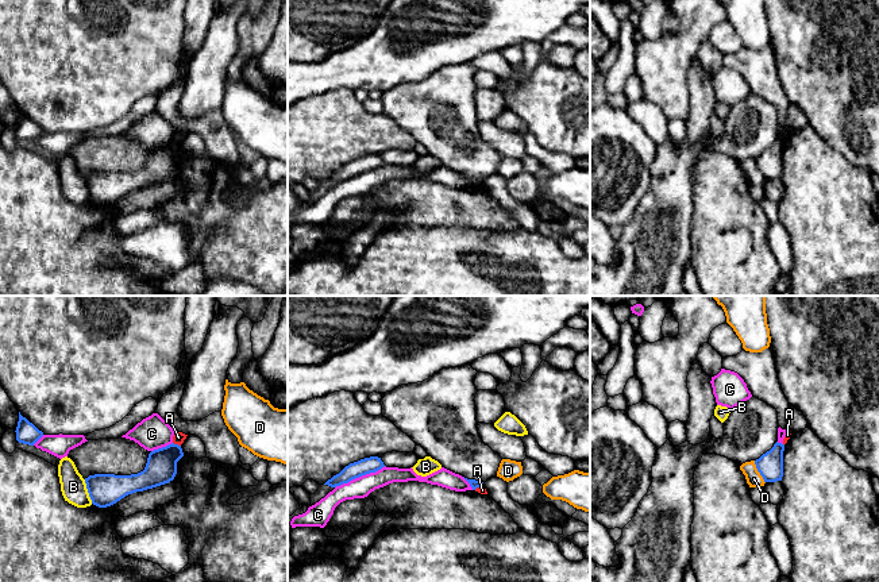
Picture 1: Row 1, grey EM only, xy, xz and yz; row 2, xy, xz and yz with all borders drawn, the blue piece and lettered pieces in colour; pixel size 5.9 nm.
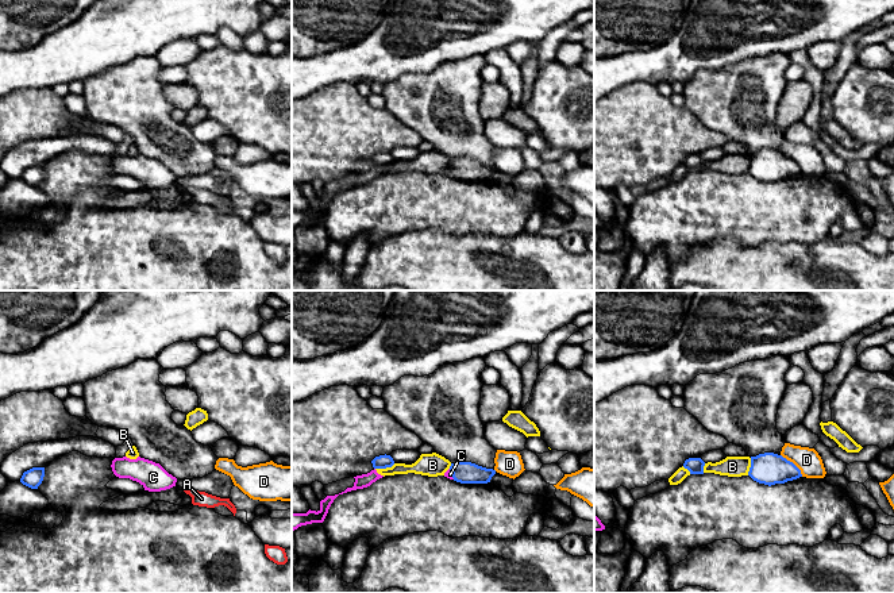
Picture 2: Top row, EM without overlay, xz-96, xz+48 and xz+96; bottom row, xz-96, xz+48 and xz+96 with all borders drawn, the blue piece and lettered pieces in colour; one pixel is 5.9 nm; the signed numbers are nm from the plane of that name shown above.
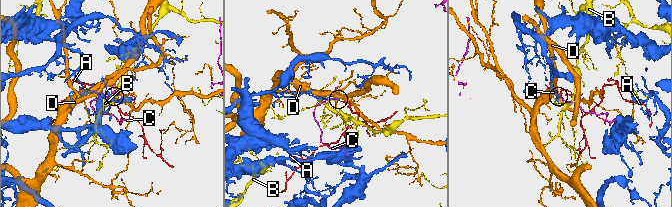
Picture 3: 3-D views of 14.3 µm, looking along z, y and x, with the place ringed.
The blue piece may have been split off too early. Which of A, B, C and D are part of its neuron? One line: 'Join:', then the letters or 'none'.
Join: none

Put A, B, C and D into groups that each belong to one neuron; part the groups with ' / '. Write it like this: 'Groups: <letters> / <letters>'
Groups: A / B / C / D

